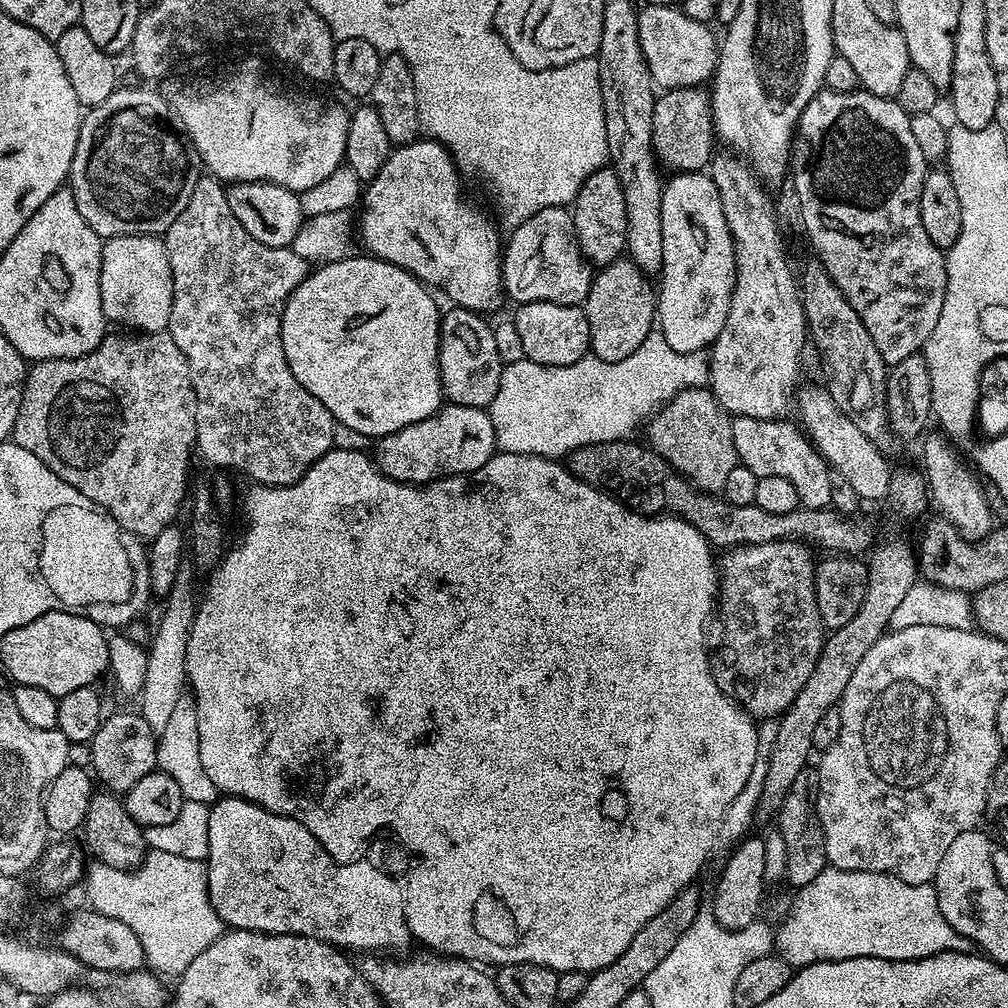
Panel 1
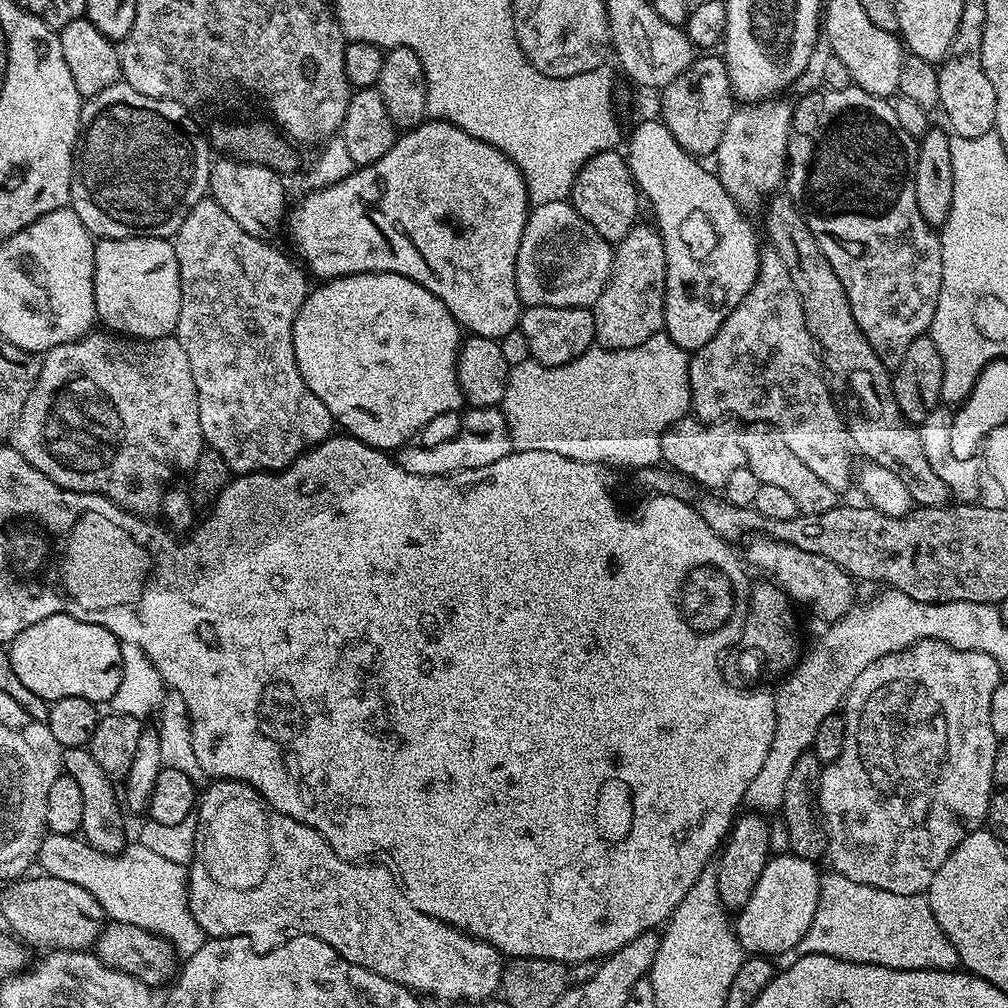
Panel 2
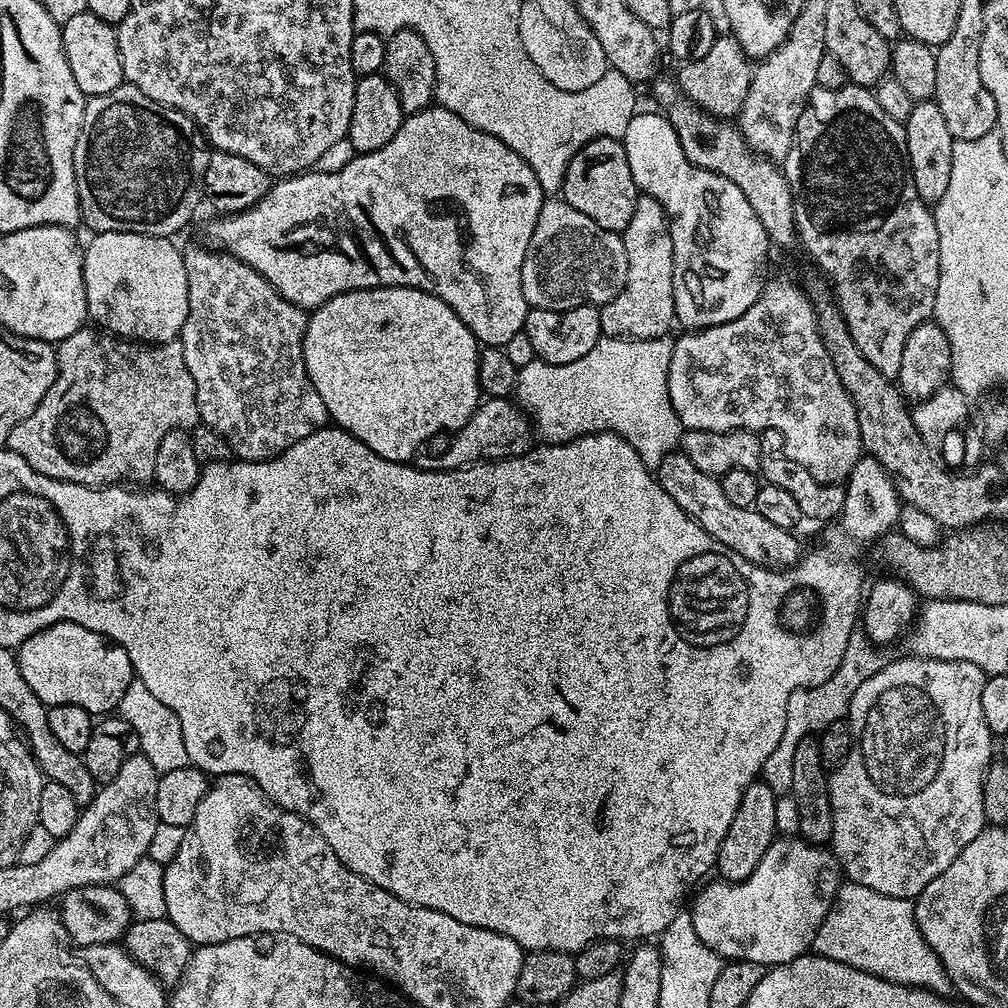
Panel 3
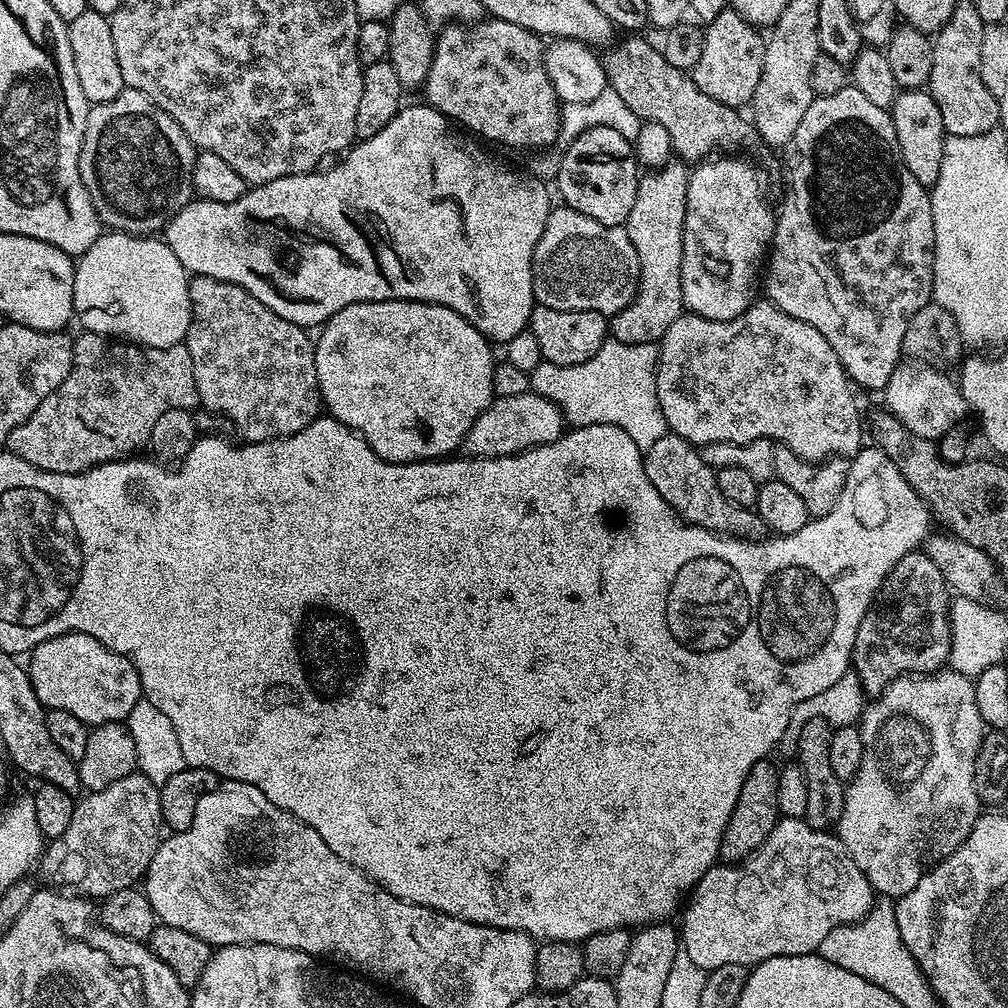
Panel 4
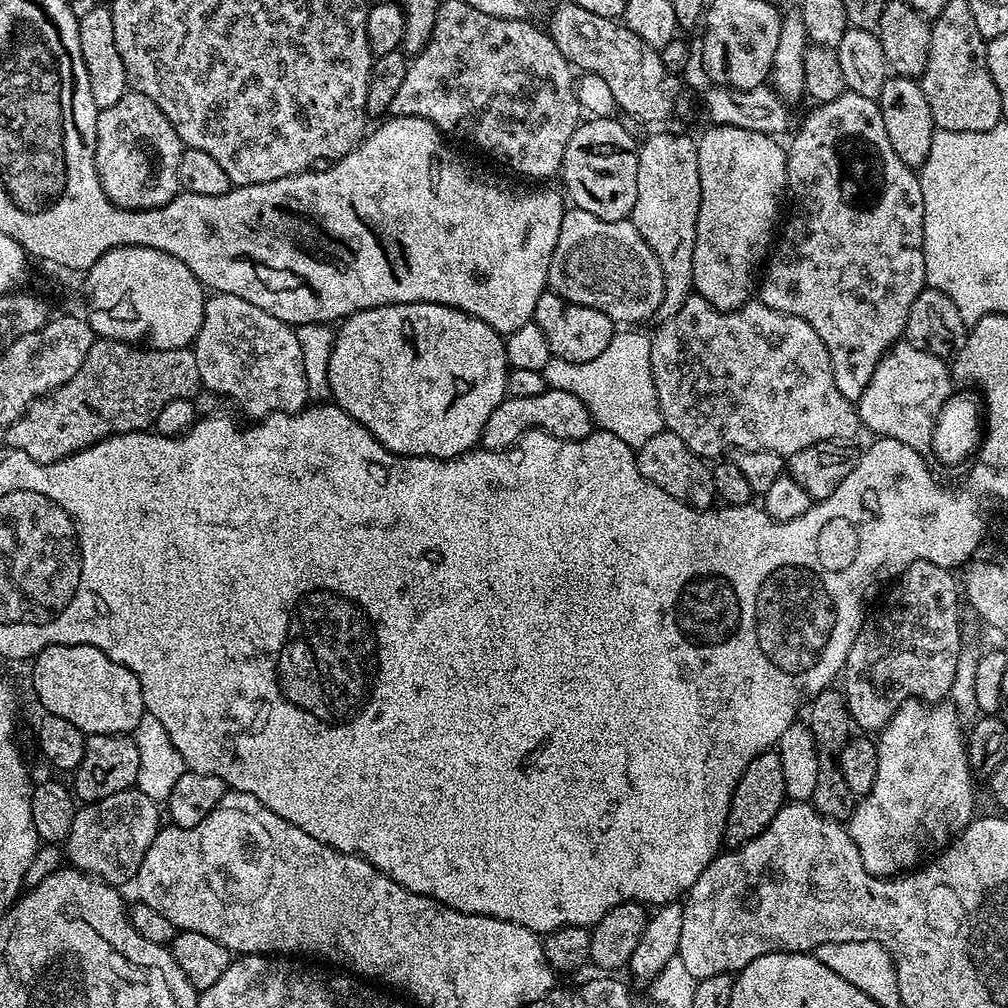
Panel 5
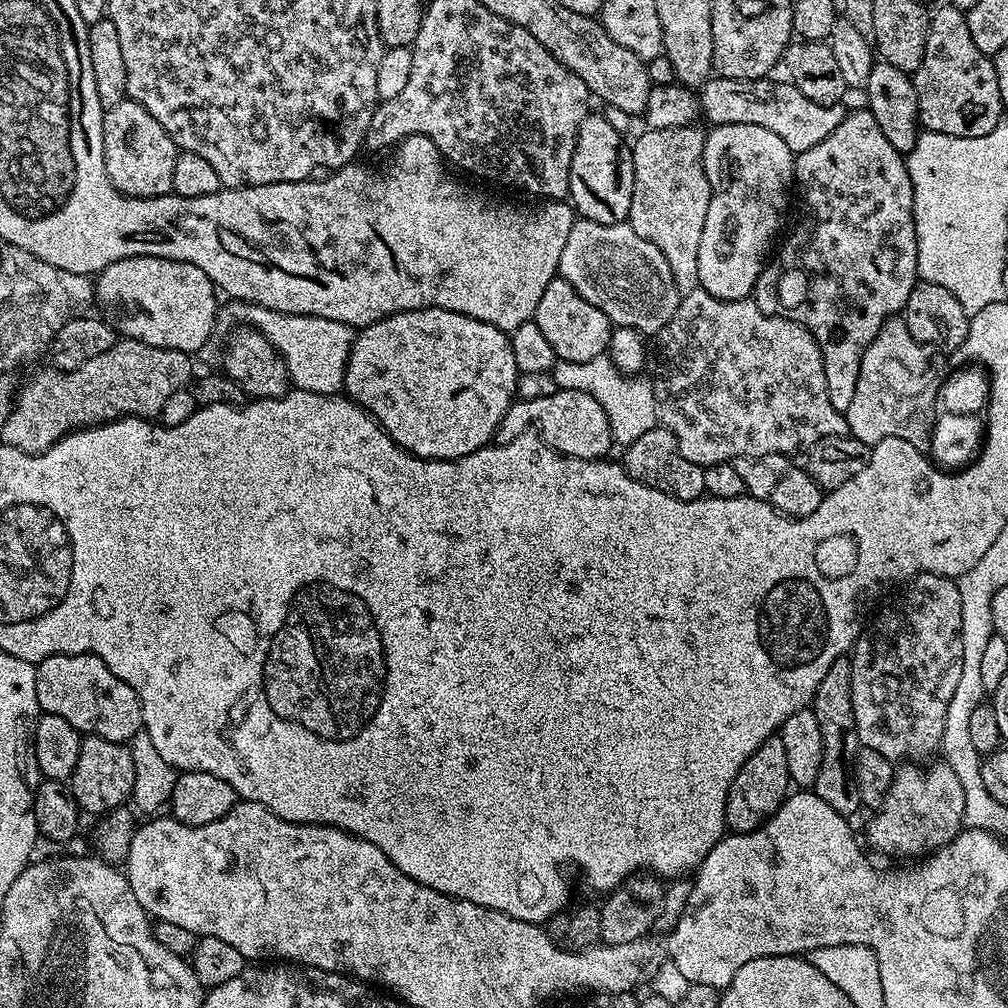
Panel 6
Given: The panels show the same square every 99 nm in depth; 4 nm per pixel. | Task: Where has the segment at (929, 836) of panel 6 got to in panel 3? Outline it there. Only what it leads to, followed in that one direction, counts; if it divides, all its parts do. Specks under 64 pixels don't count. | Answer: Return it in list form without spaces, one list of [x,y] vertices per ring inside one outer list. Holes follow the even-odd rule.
[[[904,654],[901,660],[889,659],[883,668],[879,668],[870,678],[866,678],[866,682],[862,682],[862,686],[858,686],[858,690],[854,690],[854,698],[848,707],[847,721],[852,728],[852,749],[846,759],[838,765],[837,768],[828,777],[828,797],[830,798],[830,806],[832,807],[832,817],[834,818],[834,830],[830,841],[830,850],[836,856],[836,861],[840,863],[841,873],[851,883],[861,884],[862,886],[870,886],[870,890],[878,890],[878,894],[886,894],[890,898],[902,898],[903,900],[915,901],[917,896],[922,894],[922,890],[926,890],[926,886],[930,882],[934,882],[934,878],[938,878],[938,874],[942,874],[942,870],[946,870],[946,866],[950,866],[950,862],[954,862],[954,858],[958,858],[958,854],[962,854],[962,850],[966,846],[970,846],[970,842],[974,842],[974,838],[978,838],[978,834],[983,832],[986,827],[984,819],[984,811],[982,810],[982,782],[989,764],[994,759],[992,753],[992,743],[994,737],[990,726],[986,726],[986,717],[982,715],[982,686],[986,679],[986,673],[978,666],[974,666],[974,662],[962,662],[961,660],[935,660],[934,658],[922,658],[921,656],[913,656]]]

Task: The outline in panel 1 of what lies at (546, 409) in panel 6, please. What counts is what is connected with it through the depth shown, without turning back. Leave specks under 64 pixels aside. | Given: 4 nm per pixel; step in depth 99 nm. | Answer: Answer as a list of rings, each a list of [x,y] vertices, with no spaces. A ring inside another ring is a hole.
[[[451,402],[445,403],[430,418],[414,422],[414,426],[406,426],[402,430],[394,430],[394,434],[379,437],[377,444],[380,445],[374,451],[374,459],[380,473],[403,484],[417,486],[478,470],[486,466],[486,462],[498,451],[494,422],[487,411]]]

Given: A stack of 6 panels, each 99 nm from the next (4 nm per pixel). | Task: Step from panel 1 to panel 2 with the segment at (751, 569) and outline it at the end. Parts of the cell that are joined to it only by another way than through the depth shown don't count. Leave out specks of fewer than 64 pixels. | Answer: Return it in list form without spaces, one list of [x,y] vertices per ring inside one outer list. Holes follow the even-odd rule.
[[[764,582],[751,589],[748,601],[748,617],[744,623],[744,632],[740,635],[738,653],[740,652],[740,668],[748,676],[764,676],[769,672],[775,678],[783,677],[792,671],[801,659],[800,636],[796,633],[796,616],[792,613],[793,601],[787,592],[775,582]]]

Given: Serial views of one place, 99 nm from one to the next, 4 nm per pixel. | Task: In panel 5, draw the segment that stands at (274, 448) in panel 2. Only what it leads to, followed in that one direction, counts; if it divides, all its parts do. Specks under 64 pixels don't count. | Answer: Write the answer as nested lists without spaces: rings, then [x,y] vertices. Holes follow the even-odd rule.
[[[212,292],[204,302],[204,317],[202,318],[202,326],[198,330],[192,348],[194,358],[198,362],[198,374],[200,375],[201,385],[205,389],[208,388],[213,397],[220,398],[224,395],[226,399],[233,400],[242,411],[248,416],[253,416],[253,421],[259,422],[266,416],[273,416],[275,412],[299,412],[301,408],[309,403],[308,383],[306,382],[306,370],[304,369],[304,355],[302,354],[302,346],[296,337],[296,328],[293,325],[282,322],[278,318],[274,318],[274,314],[266,314],[266,310],[258,310],[258,306],[254,306],[254,302],[246,302],[246,298],[238,298],[234,294],[226,294],[225,292]]]

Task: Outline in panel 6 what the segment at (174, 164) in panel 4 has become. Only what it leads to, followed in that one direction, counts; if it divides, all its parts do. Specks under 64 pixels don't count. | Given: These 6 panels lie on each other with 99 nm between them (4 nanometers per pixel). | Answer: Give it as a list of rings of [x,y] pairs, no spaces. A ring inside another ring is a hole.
[[[124,99],[118,106],[107,109],[102,126],[102,146],[106,174],[119,192],[126,196],[166,196],[172,192],[174,162],[178,155],[176,143],[158,126],[154,114],[150,114],[138,102]]]

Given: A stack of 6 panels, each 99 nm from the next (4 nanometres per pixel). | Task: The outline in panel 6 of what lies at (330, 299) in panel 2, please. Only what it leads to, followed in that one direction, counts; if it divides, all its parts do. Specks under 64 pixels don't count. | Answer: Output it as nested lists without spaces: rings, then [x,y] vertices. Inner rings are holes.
[[[415,308],[383,316],[355,333],[343,391],[376,419],[399,448],[423,460],[457,460],[495,437],[516,394],[516,363],[509,333],[481,320],[441,308]]]

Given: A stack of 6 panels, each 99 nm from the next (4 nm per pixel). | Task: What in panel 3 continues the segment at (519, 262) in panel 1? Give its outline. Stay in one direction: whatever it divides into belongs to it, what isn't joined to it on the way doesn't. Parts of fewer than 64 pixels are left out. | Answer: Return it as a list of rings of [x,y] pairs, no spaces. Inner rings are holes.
[[[563,198],[545,199],[522,262],[522,294],[529,308],[570,310],[583,304],[603,306],[626,286],[626,246],[621,233],[602,230]]]

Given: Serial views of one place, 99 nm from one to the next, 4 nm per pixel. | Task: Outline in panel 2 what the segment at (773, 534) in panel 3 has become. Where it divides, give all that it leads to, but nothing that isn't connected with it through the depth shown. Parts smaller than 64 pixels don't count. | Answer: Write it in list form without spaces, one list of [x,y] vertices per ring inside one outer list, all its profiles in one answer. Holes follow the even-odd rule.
[[[763,534],[749,539],[747,544],[747,563],[751,567],[753,564],[758,571],[765,572],[768,575],[765,577],[779,584],[793,601],[801,600],[802,603],[809,604],[824,622],[842,619],[854,606],[855,600],[852,599],[856,596],[857,585],[851,574],[842,570],[842,566],[830,562],[830,558],[822,558],[822,554],[810,554],[810,550],[798,550],[798,546],[772,540]]]

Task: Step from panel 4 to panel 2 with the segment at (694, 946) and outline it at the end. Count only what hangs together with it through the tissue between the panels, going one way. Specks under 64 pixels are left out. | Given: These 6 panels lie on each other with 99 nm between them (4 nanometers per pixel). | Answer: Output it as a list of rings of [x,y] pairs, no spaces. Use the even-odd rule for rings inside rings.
[[[791,854],[773,855],[766,862],[754,894],[734,916],[734,935],[745,953],[777,958],[791,948],[799,949],[800,939],[810,930],[820,897],[822,872],[816,867],[813,861]]]

